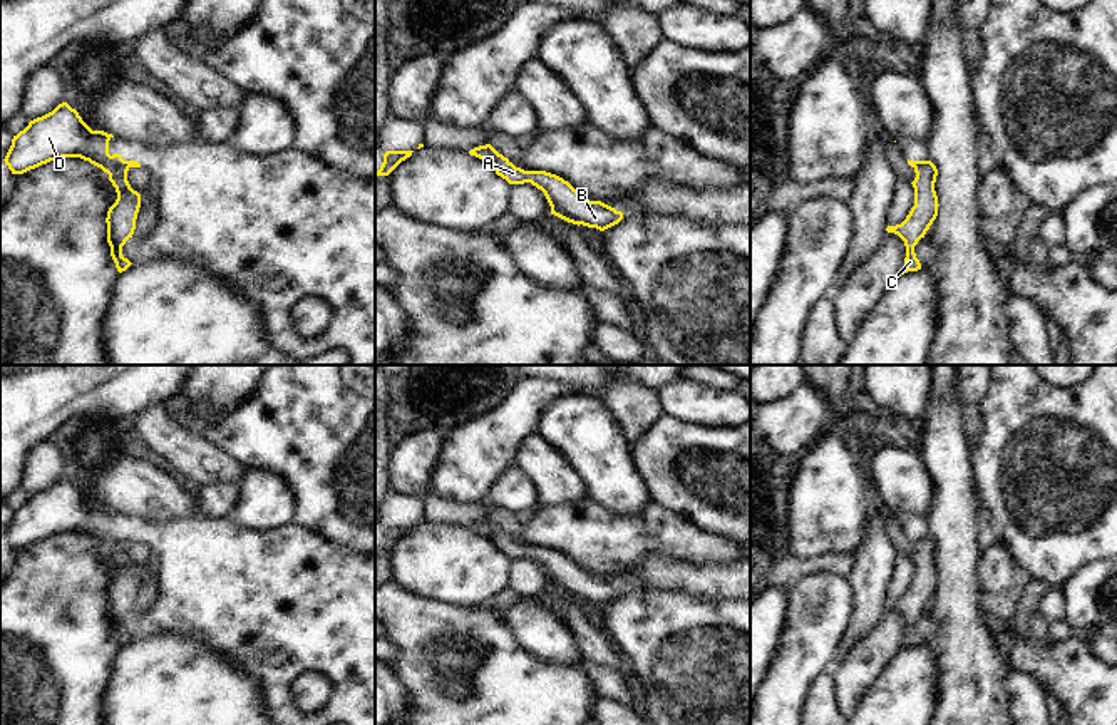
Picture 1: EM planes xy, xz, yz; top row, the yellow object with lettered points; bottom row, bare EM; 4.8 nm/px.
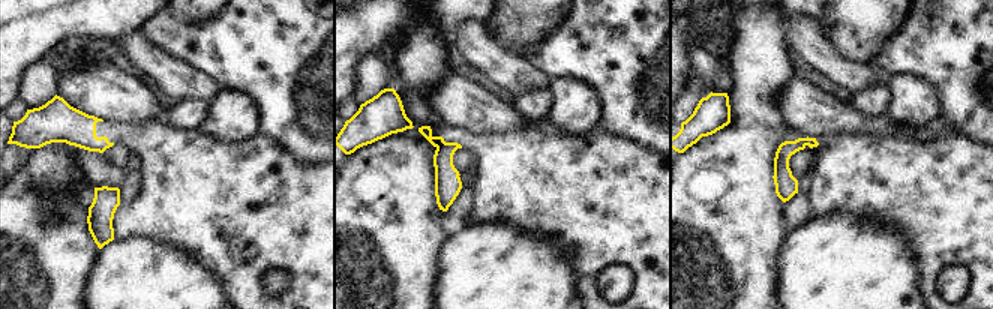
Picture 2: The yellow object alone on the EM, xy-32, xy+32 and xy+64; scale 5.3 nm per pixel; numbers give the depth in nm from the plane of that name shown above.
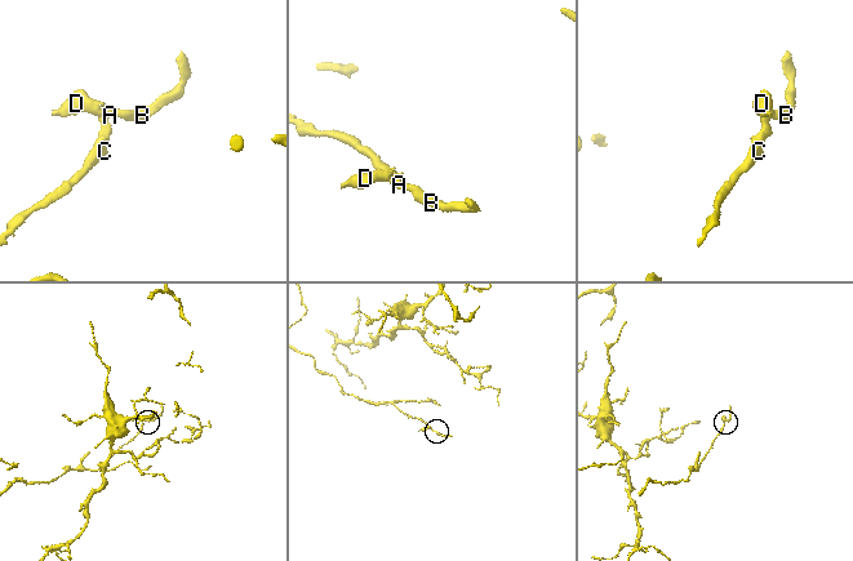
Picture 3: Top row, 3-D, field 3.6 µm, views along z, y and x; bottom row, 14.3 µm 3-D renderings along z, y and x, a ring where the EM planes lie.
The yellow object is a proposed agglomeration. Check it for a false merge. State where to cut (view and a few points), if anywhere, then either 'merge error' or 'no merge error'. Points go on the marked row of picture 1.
cut xy (128, 166), (121, 166), (109, 174); merge error

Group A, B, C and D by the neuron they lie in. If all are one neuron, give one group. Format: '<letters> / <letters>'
A B C / D

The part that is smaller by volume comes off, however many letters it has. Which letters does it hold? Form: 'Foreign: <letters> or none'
Foreign: D

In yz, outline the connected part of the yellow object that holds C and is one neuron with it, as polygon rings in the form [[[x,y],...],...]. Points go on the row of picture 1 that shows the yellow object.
[[[924,161],[914,167],[916,177],[911,183],[914,188],[914,206],[901,224],[888,226],[888,233],[898,234],[906,246],[904,270],[908,271],[921,270],[921,263],[916,258],[914,246],[933,224],[938,216],[938,196],[934,191],[934,183],[938,169],[931,161]]]

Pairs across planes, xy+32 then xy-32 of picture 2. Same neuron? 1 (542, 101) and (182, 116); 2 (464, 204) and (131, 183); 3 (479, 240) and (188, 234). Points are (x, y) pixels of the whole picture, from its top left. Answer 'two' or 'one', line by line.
1: one
2: one
3: two

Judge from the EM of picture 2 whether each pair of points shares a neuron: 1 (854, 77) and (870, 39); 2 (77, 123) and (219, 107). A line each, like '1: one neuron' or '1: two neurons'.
1: two neurons
2: two neurons

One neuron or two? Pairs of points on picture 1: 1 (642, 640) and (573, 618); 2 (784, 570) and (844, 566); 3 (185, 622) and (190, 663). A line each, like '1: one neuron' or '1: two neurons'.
1: two neurons
2: one neuron
3: two neurons

